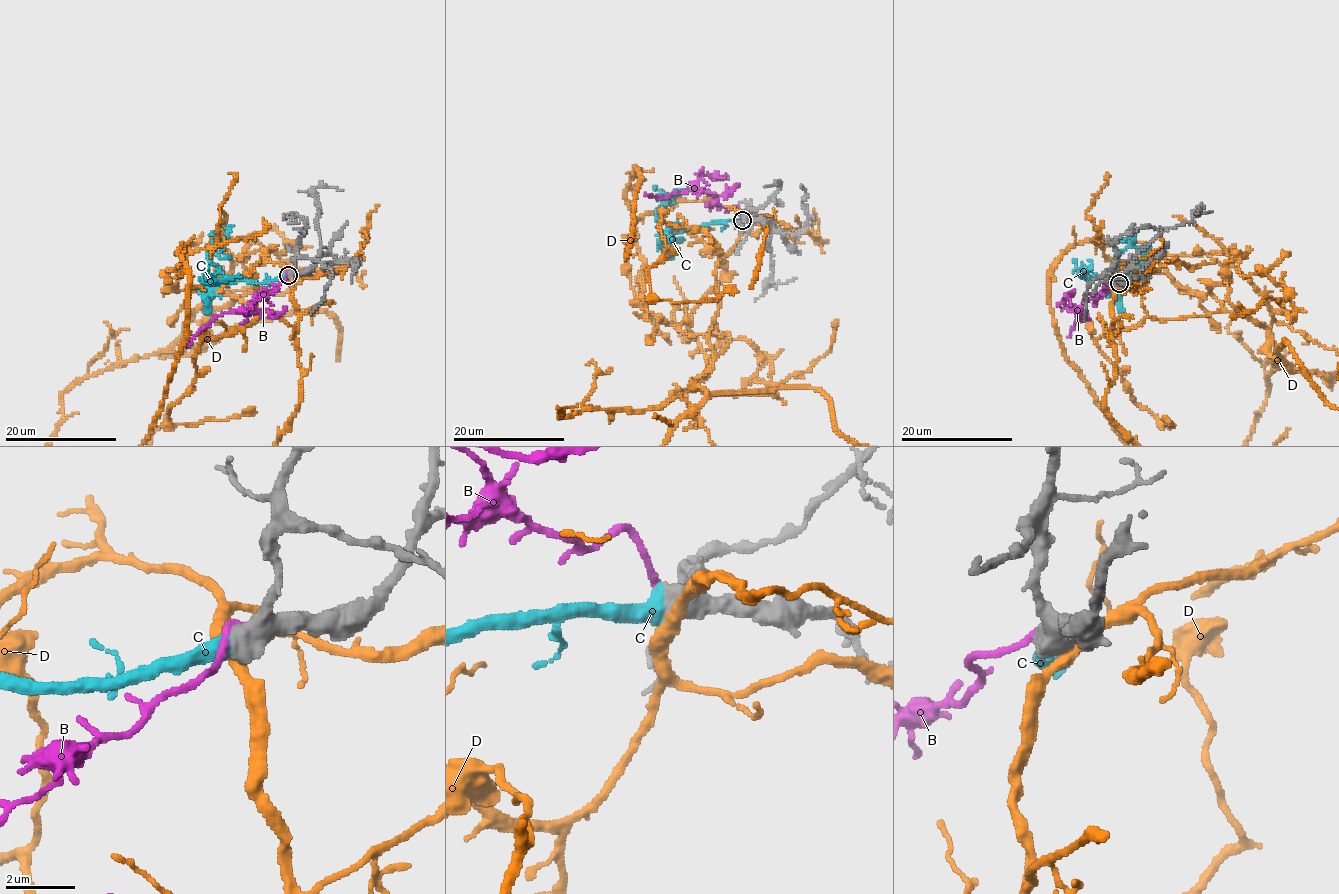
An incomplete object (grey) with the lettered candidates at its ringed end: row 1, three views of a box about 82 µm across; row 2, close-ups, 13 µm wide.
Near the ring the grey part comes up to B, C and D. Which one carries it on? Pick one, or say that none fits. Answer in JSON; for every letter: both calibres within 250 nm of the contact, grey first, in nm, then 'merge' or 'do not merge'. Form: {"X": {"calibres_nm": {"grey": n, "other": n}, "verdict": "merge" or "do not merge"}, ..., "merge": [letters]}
{"B": {"calibres_nm": {"grey": 600, "other": 240}, "verdict": "do not merge"}, "C": {"calibres_nm": {"grey": 700, "other": 600}, "verdict": "merge"}, "D": {"calibres_nm": {"grey": 700, "other": 400}, "verdict": "do not merge"}, "merge": ["C"]}

